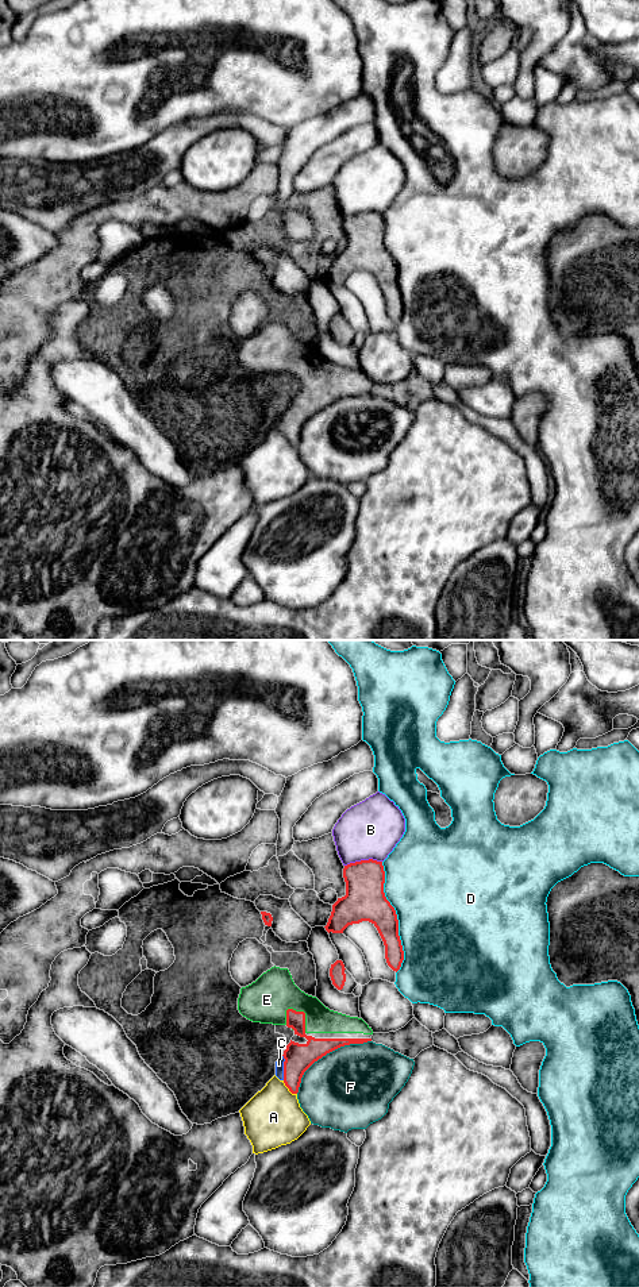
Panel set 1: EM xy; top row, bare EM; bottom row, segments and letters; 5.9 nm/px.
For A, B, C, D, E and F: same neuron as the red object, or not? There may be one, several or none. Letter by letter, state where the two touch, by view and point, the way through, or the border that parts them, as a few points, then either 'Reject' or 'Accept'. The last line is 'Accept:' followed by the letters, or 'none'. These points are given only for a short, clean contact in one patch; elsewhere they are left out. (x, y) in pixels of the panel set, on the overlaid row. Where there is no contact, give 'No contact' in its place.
A: Touches red at xy (288, 1087). Reject
B: Touches red at xy (362, 860). Reject
C: Touches red at xy (284, 1067). Accept
D: Touches red at xy (396, 917). Reject
E: Touches red at xy (304, 1014). Accept
F: Touches red at xy (327, 1052). Reject
Accept: C, E

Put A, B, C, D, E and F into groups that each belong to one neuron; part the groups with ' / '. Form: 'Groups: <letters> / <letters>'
Groups: A / B / C E / D / F

